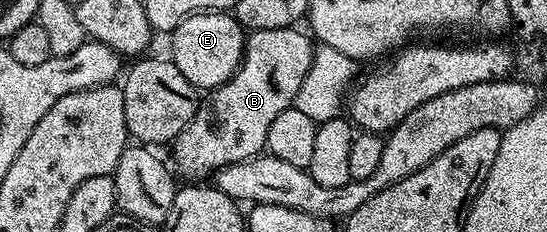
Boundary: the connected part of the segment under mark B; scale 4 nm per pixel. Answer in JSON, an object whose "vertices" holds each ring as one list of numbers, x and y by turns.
{"vertices":[[303,28,287,29,253,29,247,34,244,43,244,57,240,68,225,85,211,90,201,100,200,110,190,119,190,123,177,135,174,142,176,148,175,168,185,173,185,178,200,179,203,173,215,174,217,169,230,163,245,161,251,157,261,156,266,149,266,135,270,131,270,123,278,119,282,111,293,108,298,91,302,87,302,79,306,79,306,71,310,71,314,41]]}

